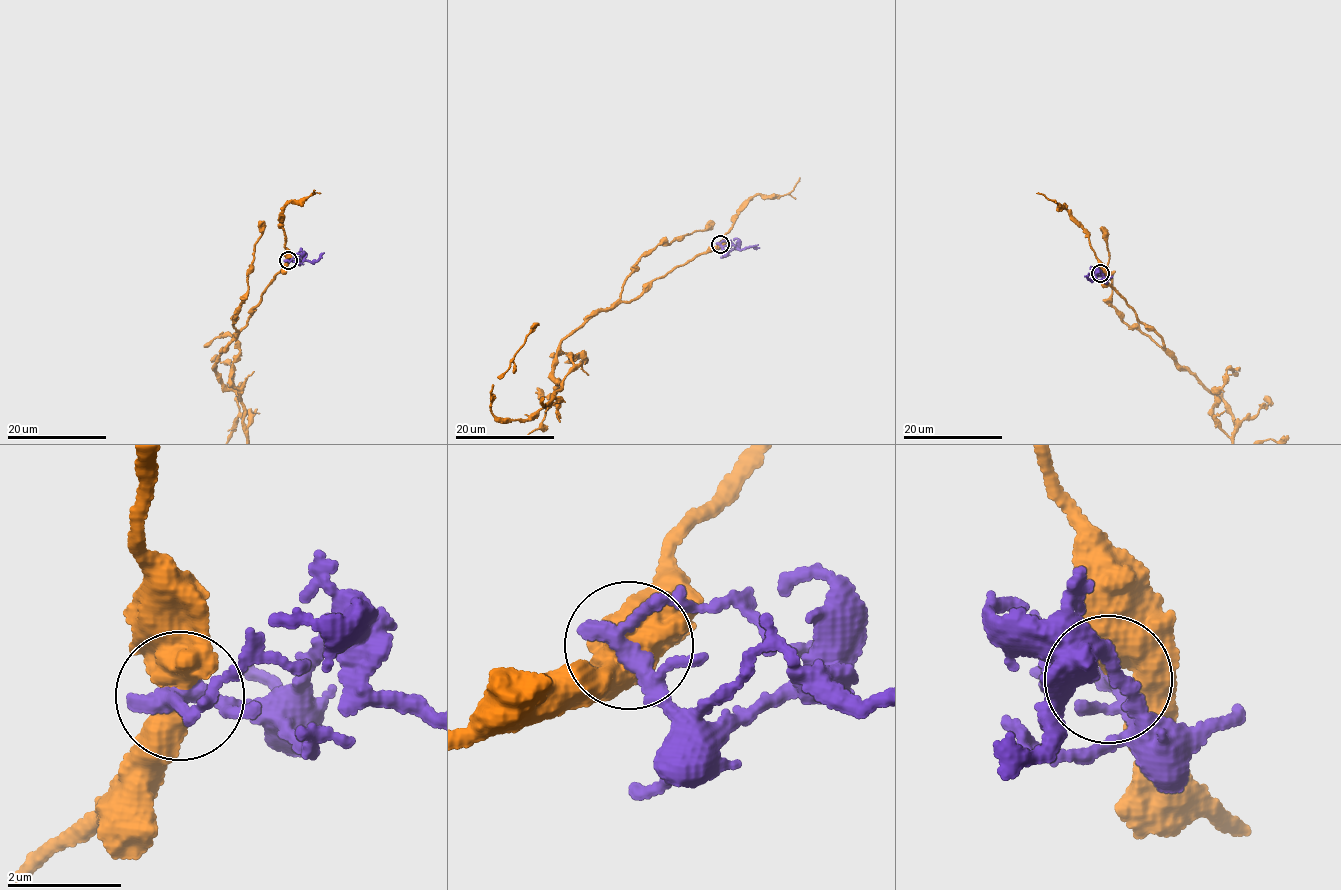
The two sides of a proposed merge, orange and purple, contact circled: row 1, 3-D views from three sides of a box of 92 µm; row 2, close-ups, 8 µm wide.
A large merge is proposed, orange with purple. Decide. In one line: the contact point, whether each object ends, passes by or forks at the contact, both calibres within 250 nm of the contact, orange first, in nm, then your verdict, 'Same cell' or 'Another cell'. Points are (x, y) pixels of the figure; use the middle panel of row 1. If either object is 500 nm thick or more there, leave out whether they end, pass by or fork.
Place: (720, 244). Thickness 550 nm (orange) against 240 nm. Another cell

